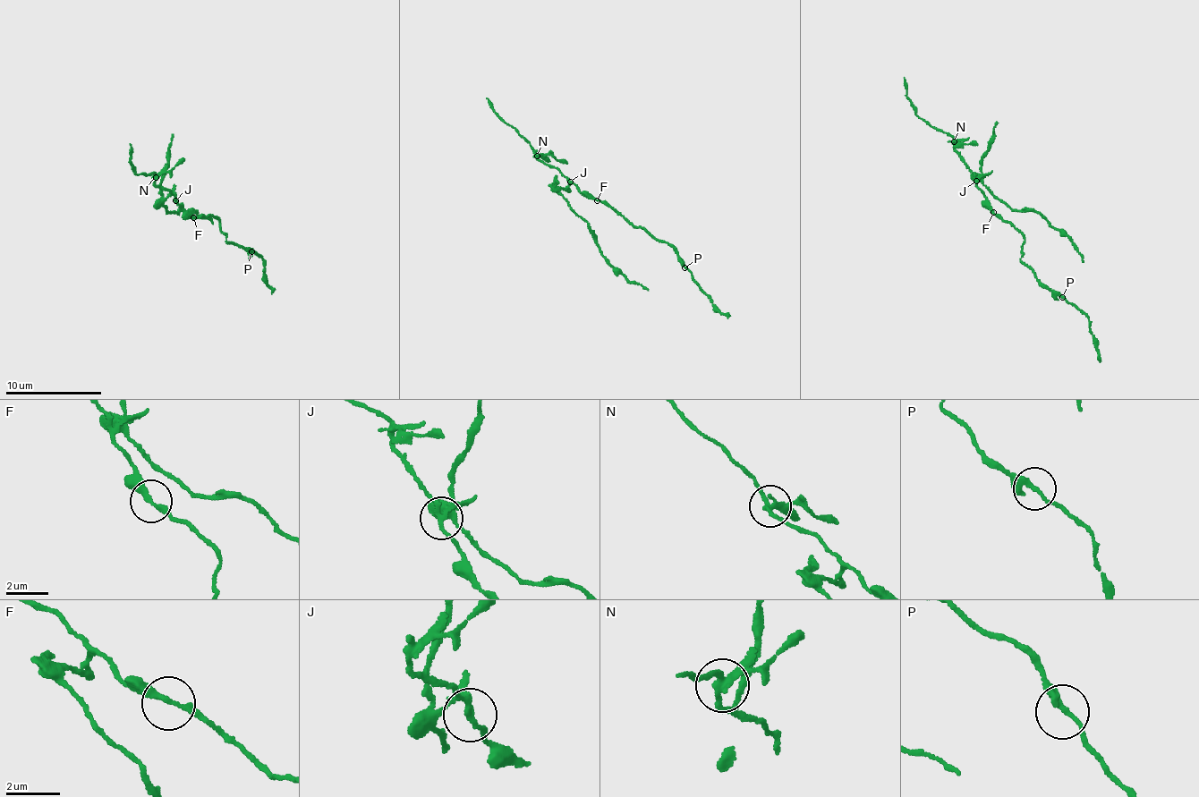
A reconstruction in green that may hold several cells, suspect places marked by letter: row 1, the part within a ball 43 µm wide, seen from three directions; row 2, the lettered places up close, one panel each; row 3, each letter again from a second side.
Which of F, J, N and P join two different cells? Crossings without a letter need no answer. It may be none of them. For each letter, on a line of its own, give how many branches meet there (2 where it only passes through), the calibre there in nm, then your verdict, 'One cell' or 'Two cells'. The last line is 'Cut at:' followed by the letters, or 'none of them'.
F: Branches: 2. Thickness 240 nm. One cell
J: Branches: 3. Thickness 170 nm. Two cells
N: Branches: 3. Thickness 220 nm. Two cells
P: Branches: 3. Thickness 200 nm. One cell
Cut at: J, N

